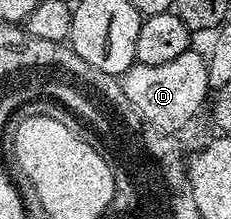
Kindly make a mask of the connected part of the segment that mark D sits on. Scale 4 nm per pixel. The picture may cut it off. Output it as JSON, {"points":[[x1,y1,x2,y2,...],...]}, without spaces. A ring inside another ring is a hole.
{"points":[[189,51,178,55,178,59,170,59,170,63,142,65,133,63,122,75,125,97,136,110,141,120,149,121,172,130,175,126,179,131,191,123,196,112,210,97,208,79,208,61,202,52]]}

